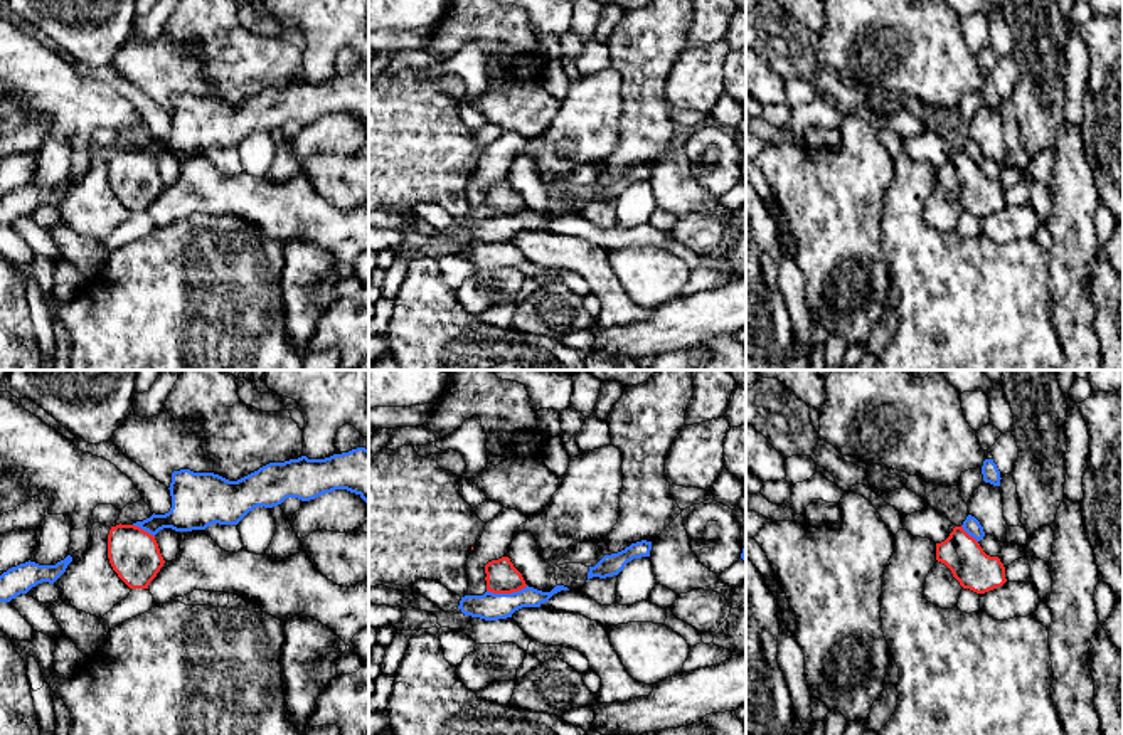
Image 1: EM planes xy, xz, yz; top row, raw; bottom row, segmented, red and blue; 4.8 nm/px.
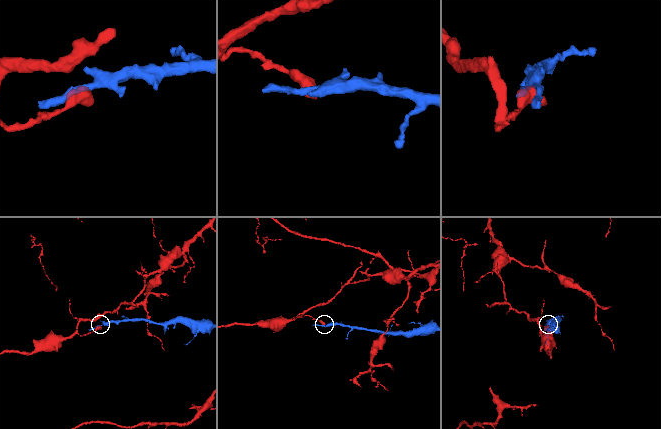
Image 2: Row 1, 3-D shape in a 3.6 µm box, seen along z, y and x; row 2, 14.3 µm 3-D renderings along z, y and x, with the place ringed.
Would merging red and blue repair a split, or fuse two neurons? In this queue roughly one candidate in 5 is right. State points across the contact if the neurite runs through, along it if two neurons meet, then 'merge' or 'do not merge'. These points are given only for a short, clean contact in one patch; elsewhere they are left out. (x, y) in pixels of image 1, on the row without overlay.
along xz (527, 209), (510, 216), (487, 214) | do not merge

